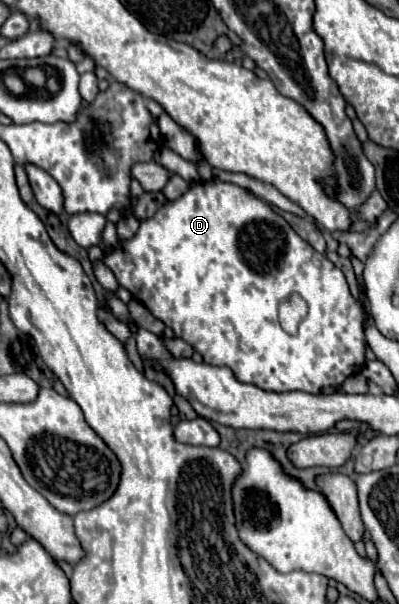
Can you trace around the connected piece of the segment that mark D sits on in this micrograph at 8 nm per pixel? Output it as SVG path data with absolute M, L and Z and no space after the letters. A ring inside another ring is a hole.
M213 181L213 183L193 183L191 189L175 199L165 203L165 207L161 207L155 217L147 219L141 223L137 235L129 241L119 241L113 249L111 255L107 255L103 259L103 263L113 271L115 279L119 281L121 287L125 287L127 291L131 291L131 295L143 303L157 319L161 319L167 327L171 327L175 331L175 337L187 341L189 345L193 345L193 349L197 353L203 355L205 363L209 365L225 365L229 369L233 369L235 377L243 383L251 383L257 385L265 391L273 391L273 393L283 393L283 391L305 391L305 393L321 393L325 387L339 387L347 377L355 375L361 371L361 367L365 365L365 331L363 331L363 309L359 305L359 301L355 301L355 297L349 291L347 279L341 273L341 269L337 269L325 255L317 253L307 241L303 241L293 229L291 225L279 215L275 213L269 203L253 197L247 189L237 187L233 183L223 183L223 181ZM291 293L299 293L301 299L307 303L309 313L299 324L297 335L289 335L283 331L279 317L277 317L277 307L281 301L285 301Z

